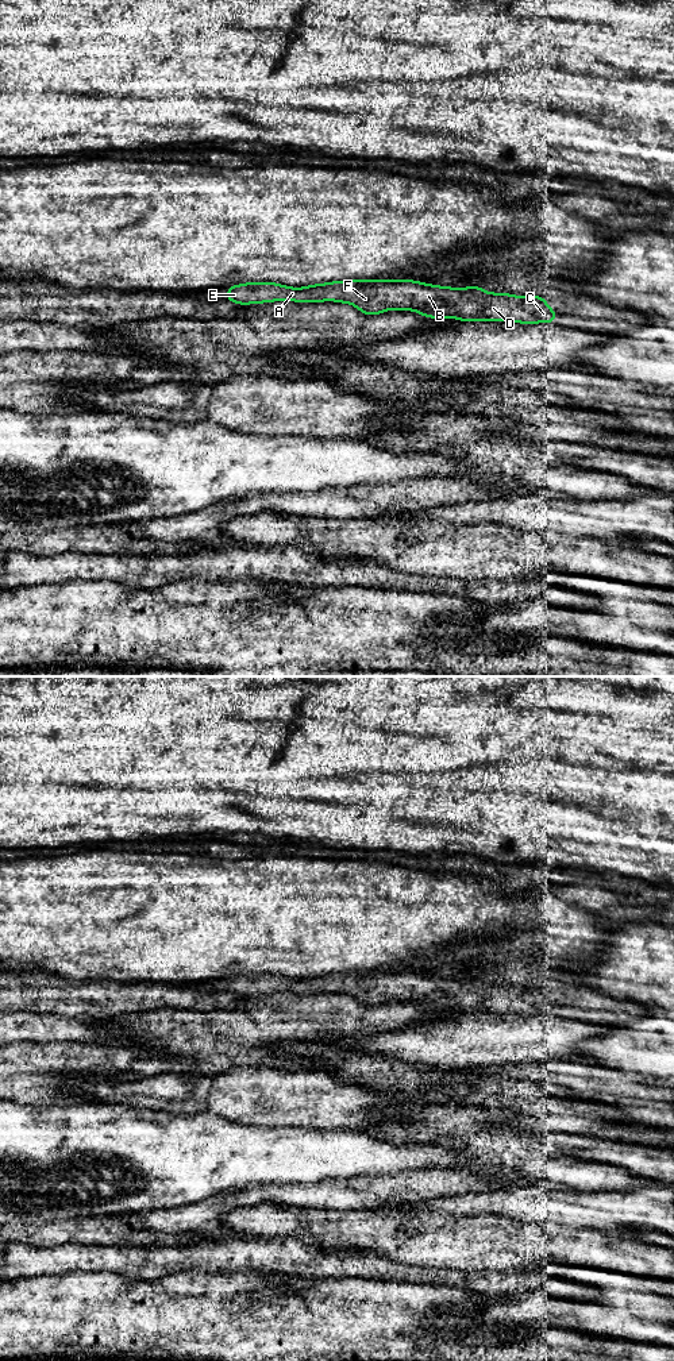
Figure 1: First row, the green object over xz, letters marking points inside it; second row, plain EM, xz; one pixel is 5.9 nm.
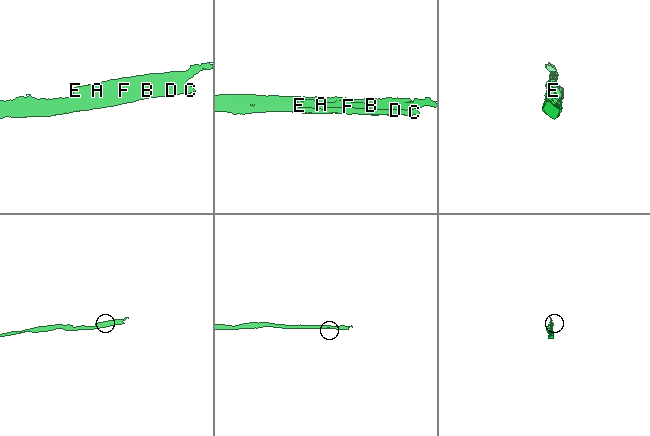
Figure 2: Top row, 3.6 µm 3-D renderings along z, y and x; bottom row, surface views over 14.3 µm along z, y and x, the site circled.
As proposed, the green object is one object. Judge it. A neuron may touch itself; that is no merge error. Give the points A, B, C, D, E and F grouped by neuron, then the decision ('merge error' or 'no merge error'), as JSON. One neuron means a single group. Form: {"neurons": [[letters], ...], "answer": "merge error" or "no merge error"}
{"neurons": [["A", "E"], ["B", "C", "D", "F"]], "answer": "merge error"}

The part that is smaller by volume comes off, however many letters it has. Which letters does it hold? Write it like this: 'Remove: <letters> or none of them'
Remove: A, E

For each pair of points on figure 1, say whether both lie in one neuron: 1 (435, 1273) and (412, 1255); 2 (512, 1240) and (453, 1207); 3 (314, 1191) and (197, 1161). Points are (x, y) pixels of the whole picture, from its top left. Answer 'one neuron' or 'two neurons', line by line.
1: two neurons
2: two neurons
3: two neurons

